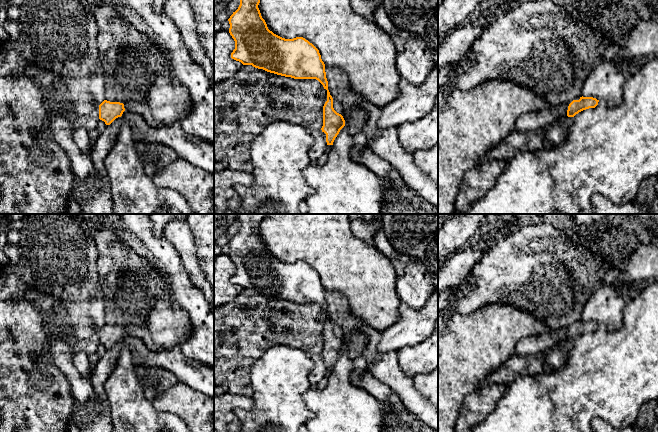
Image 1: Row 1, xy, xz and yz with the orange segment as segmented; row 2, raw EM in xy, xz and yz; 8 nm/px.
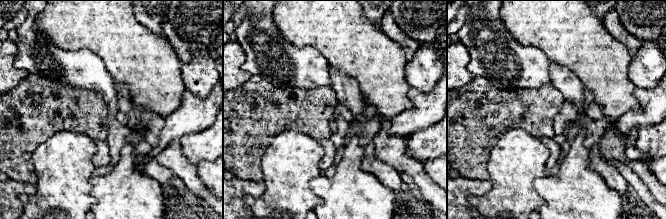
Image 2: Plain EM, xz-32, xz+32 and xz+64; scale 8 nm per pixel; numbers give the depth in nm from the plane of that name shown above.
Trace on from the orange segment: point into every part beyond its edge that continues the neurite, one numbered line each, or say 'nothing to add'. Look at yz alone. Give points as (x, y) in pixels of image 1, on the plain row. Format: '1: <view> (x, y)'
nothing to add

